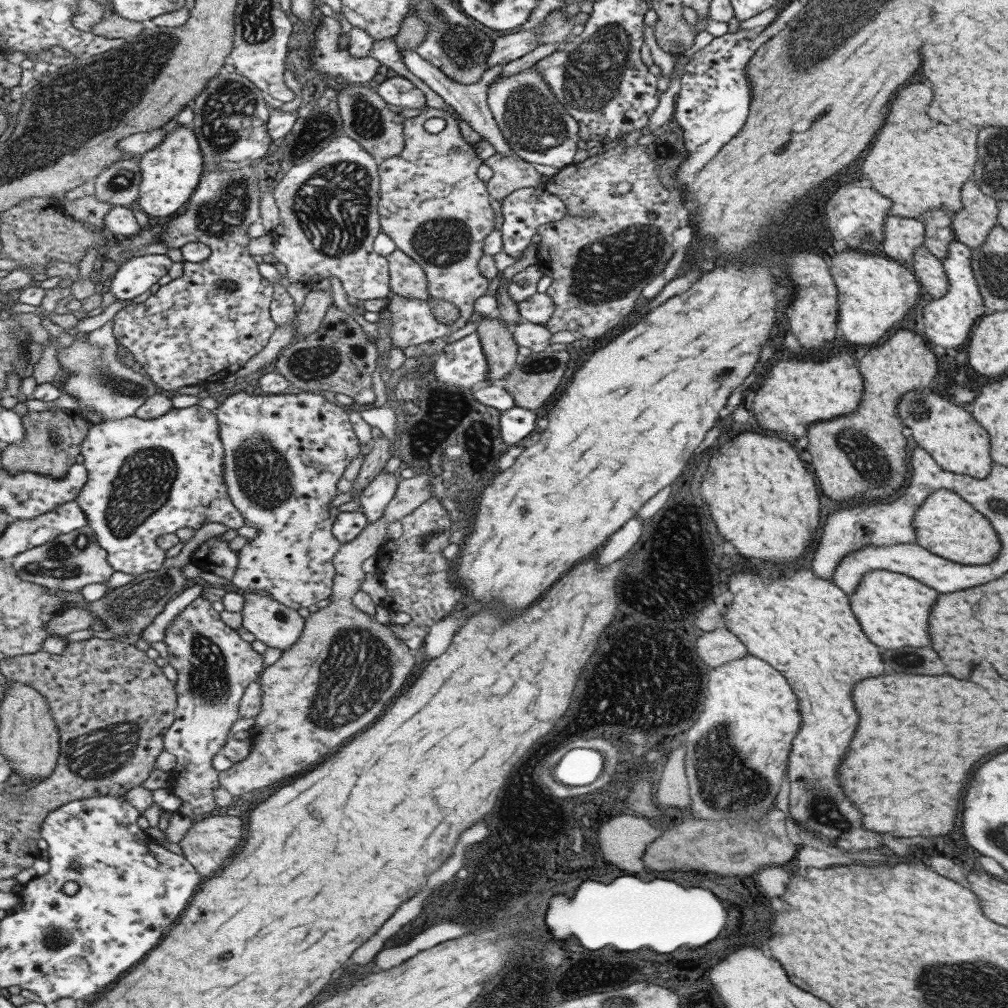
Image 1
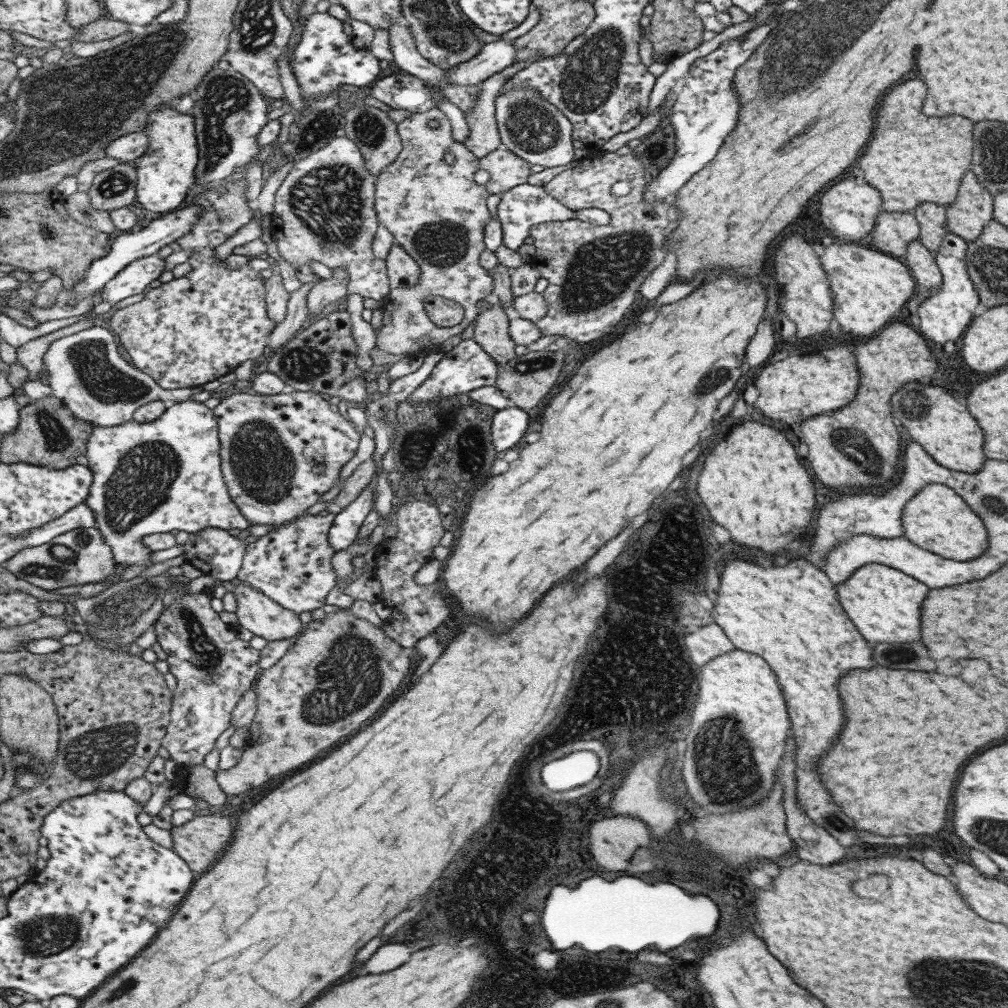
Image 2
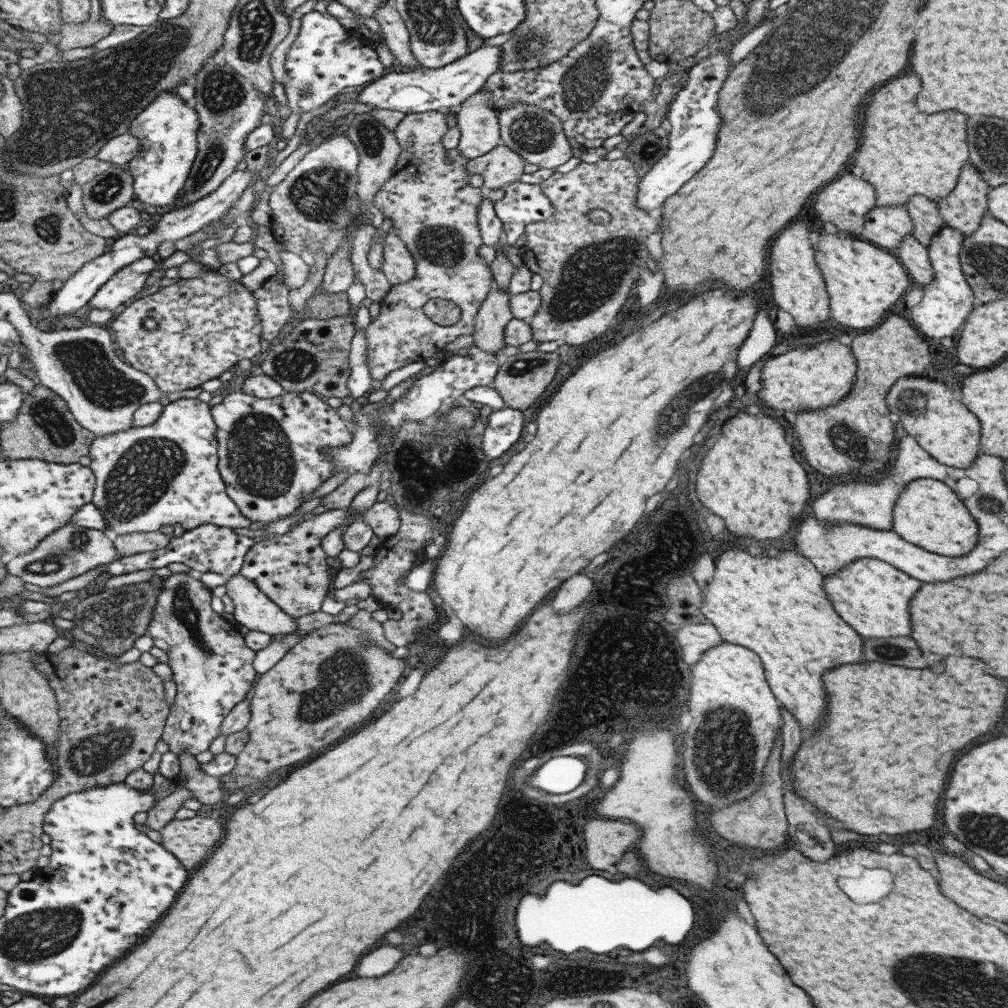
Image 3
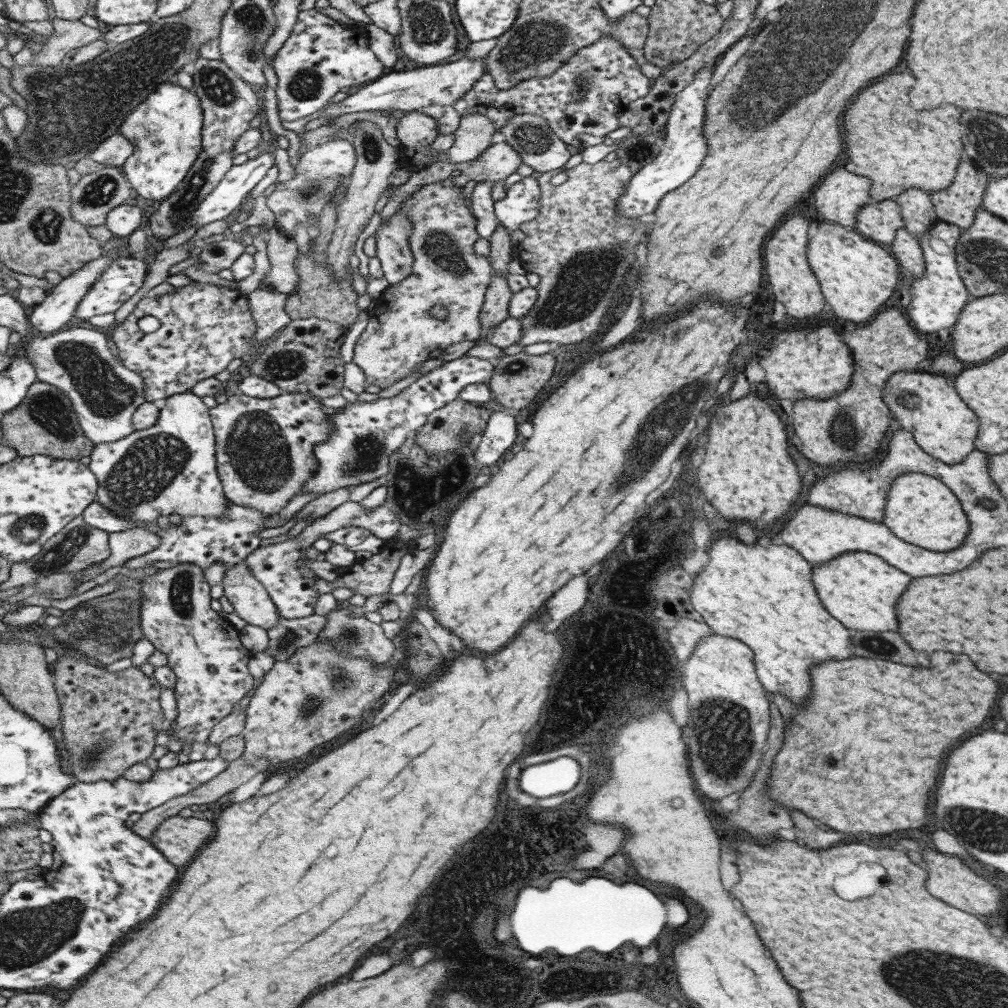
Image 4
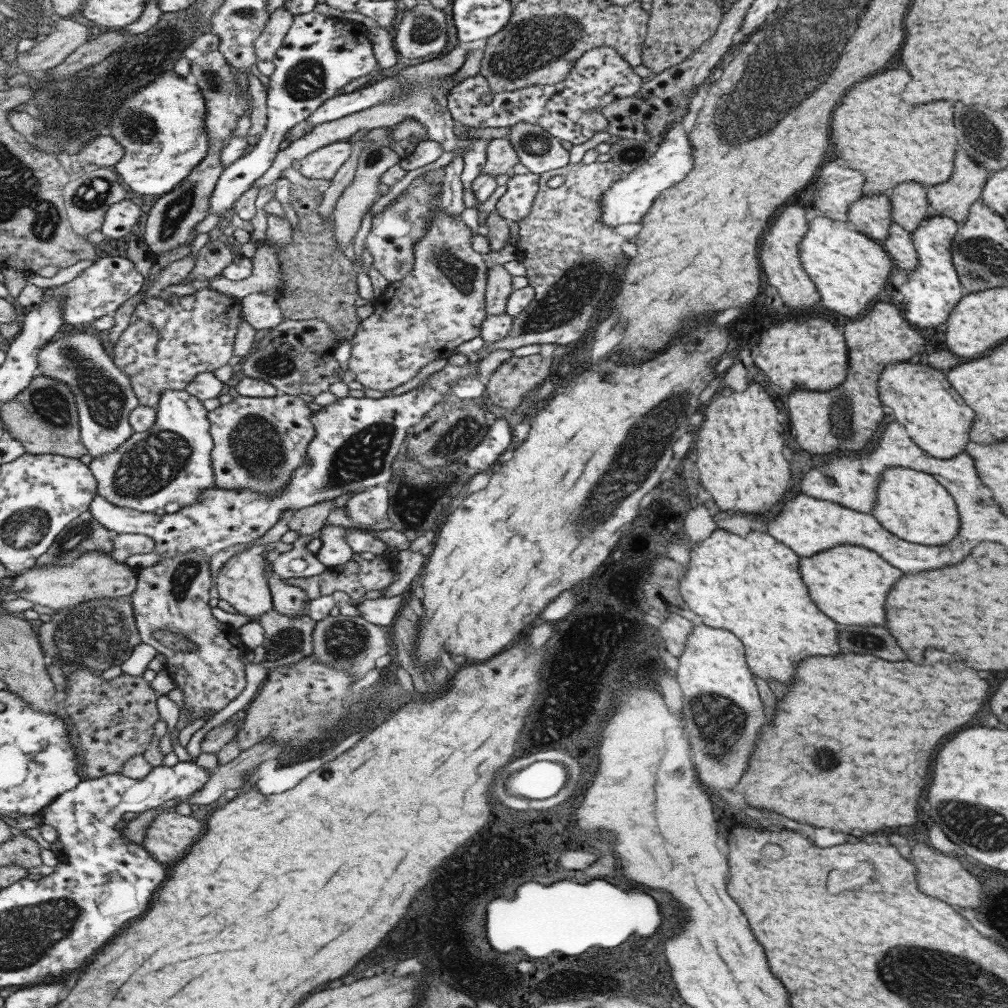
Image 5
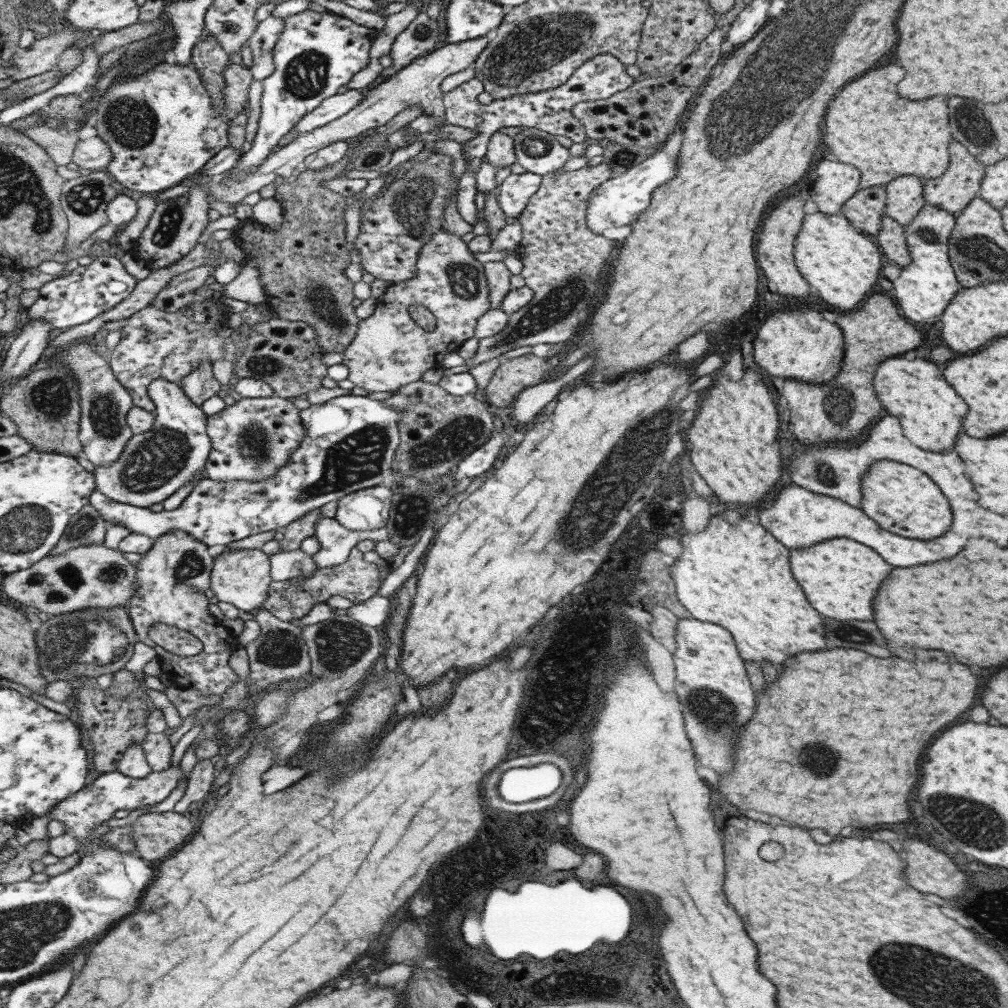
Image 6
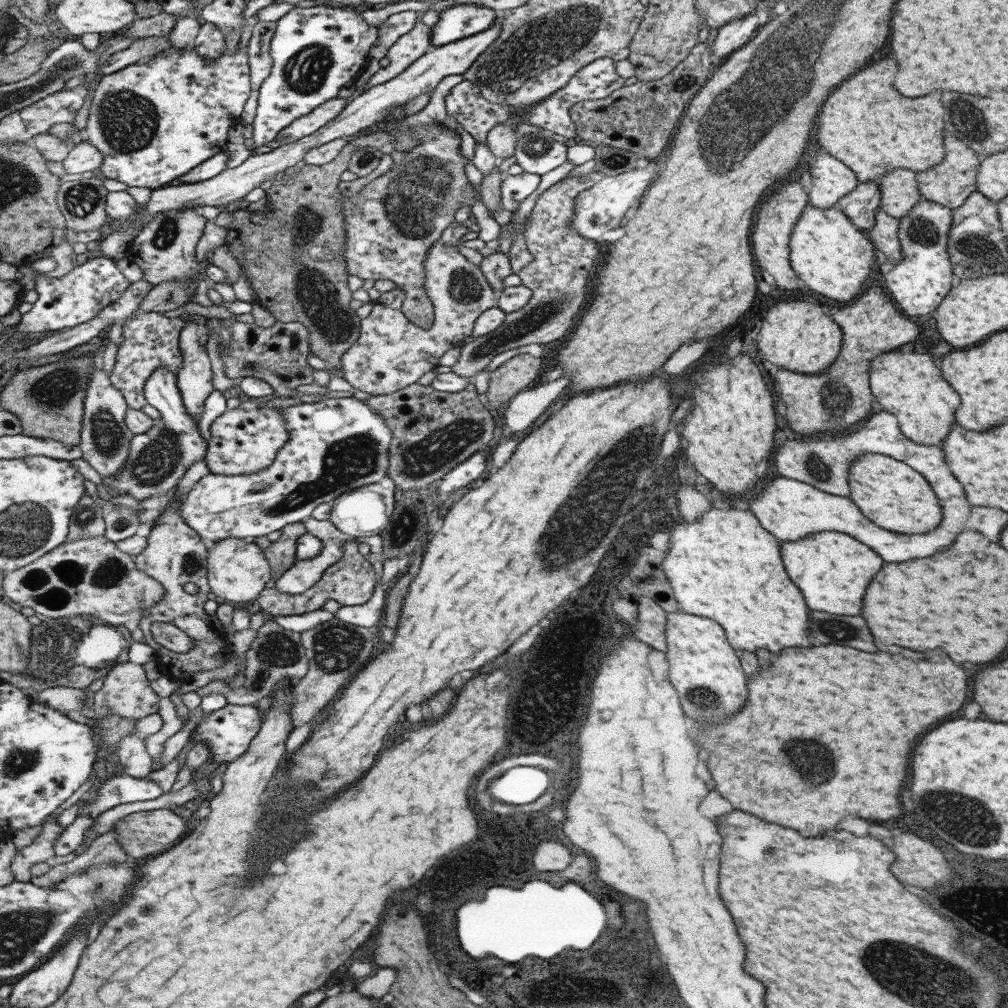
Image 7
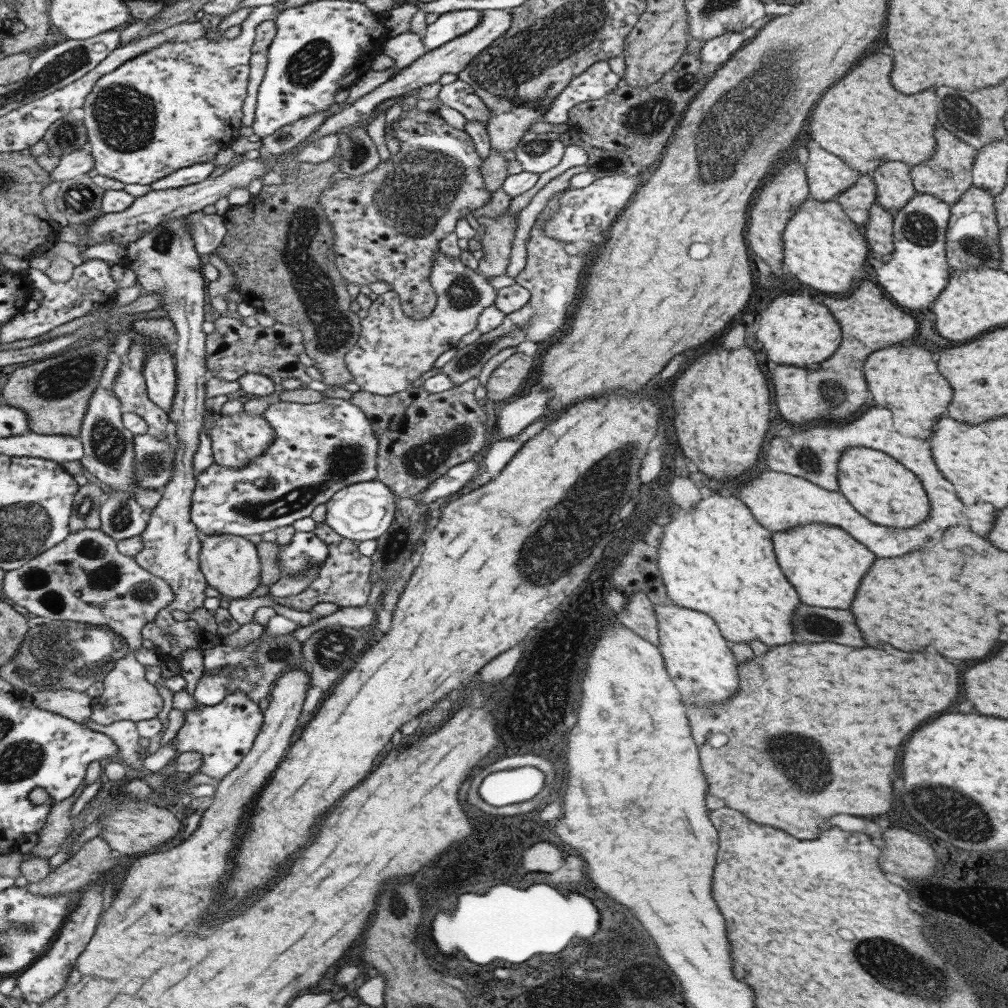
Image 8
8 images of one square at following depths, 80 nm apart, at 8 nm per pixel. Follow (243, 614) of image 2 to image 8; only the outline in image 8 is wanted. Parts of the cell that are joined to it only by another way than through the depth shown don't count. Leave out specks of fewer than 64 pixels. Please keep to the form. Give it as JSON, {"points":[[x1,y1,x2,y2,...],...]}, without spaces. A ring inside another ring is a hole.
{"points":[[201,532,203,549,200,554,200,565,208,579,208,586,216,588,223,596,231,599,247,598,253,596,253,590,258,584,258,556,257,545,248,538,232,535,218,534,209,537]]}

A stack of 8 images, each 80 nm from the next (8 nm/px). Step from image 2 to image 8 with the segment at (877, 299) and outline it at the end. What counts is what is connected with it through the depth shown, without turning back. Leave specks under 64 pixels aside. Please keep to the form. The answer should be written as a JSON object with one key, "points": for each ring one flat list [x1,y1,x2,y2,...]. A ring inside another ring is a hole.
{"points":[[806,199,801,206,789,218,789,222,785,224,785,230,781,234,781,244,783,244,782,266,790,276,793,276,797,282,803,282,811,288,815,288,817,292,826,295,839,294,843,296,852,284,861,276,867,276,863,272,863,261,869,252,866,240,861,233,860,227,856,226,844,214,839,204,833,201,815,202,813,199]]}

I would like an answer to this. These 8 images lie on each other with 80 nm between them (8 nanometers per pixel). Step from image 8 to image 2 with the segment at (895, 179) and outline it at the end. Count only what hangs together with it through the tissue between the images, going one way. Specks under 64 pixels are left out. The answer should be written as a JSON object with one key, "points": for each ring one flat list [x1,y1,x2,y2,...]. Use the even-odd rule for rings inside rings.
{"points":[[923,202,921,206,913,209,911,214,917,220,919,227,917,240,934,255,947,232,944,206]]}

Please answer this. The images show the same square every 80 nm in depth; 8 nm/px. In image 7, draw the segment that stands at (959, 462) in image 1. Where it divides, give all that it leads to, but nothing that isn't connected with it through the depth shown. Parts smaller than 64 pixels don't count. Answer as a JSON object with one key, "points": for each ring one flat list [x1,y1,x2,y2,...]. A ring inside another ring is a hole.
{"points":[[895,349,883,354,878,354,869,361,869,388,870,394,875,396,875,402,883,406,883,411,890,412,895,416,901,434,905,438,922,445,940,446,940,442,949,432,949,427,953,424,953,410,957,408,957,393,952,386,942,377,938,364,931,360,929,354,919,354,919,352,907,349,905,353]]}

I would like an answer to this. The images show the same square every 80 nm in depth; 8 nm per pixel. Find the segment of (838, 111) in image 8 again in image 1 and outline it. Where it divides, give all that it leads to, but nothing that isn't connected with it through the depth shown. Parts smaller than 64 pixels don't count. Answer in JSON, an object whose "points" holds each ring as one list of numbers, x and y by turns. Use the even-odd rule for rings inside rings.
{"points":[[907,84,897,90,887,106,883,128,877,132,859,168,871,187,891,202,888,213,893,217,919,221,927,209,941,209,952,214,963,207,961,187,971,178,977,160,977,128,961,120,949,126,929,120,925,108,931,96,931,88,923,84]]}

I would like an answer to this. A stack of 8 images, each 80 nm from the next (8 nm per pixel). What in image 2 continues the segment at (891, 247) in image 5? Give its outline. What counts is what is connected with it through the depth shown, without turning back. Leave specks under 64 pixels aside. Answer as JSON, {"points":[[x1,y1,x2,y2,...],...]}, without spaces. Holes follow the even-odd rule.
{"points":[[911,241,901,261,906,265,910,275,917,284,925,286,931,292,941,284,941,273,935,264,934,256,918,241]]}

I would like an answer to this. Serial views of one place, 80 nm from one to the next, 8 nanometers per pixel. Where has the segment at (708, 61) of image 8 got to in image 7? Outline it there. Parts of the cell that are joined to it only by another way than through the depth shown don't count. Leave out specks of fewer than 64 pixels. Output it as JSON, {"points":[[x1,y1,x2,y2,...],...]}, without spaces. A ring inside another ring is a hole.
{"points":[[755,9,743,18,724,24,718,29,713,41,710,42,710,51,714,60,718,63,729,53,744,45,755,34,757,25,761,26,757,22]]}

